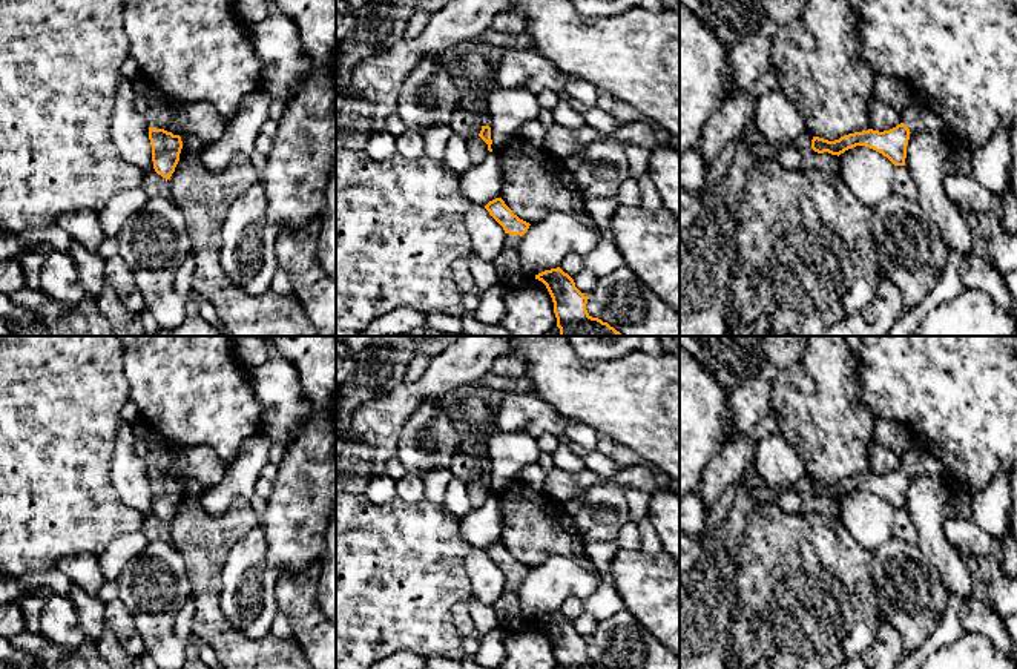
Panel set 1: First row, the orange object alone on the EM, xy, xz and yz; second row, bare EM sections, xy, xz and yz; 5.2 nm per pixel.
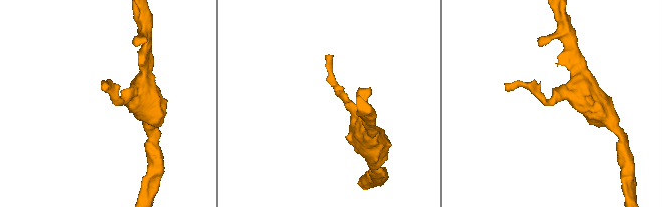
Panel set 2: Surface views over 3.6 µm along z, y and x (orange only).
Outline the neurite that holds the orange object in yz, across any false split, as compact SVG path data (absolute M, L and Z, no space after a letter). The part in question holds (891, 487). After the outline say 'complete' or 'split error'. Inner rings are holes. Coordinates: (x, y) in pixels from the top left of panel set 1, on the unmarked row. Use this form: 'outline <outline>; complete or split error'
outline M900 466L890 474L868 473L844 479L834 485L813 480L811 493L818 497L828 496L839 500L848 493L865 489L887 500L894 509L905 509L910 477L910 473Z; complete

